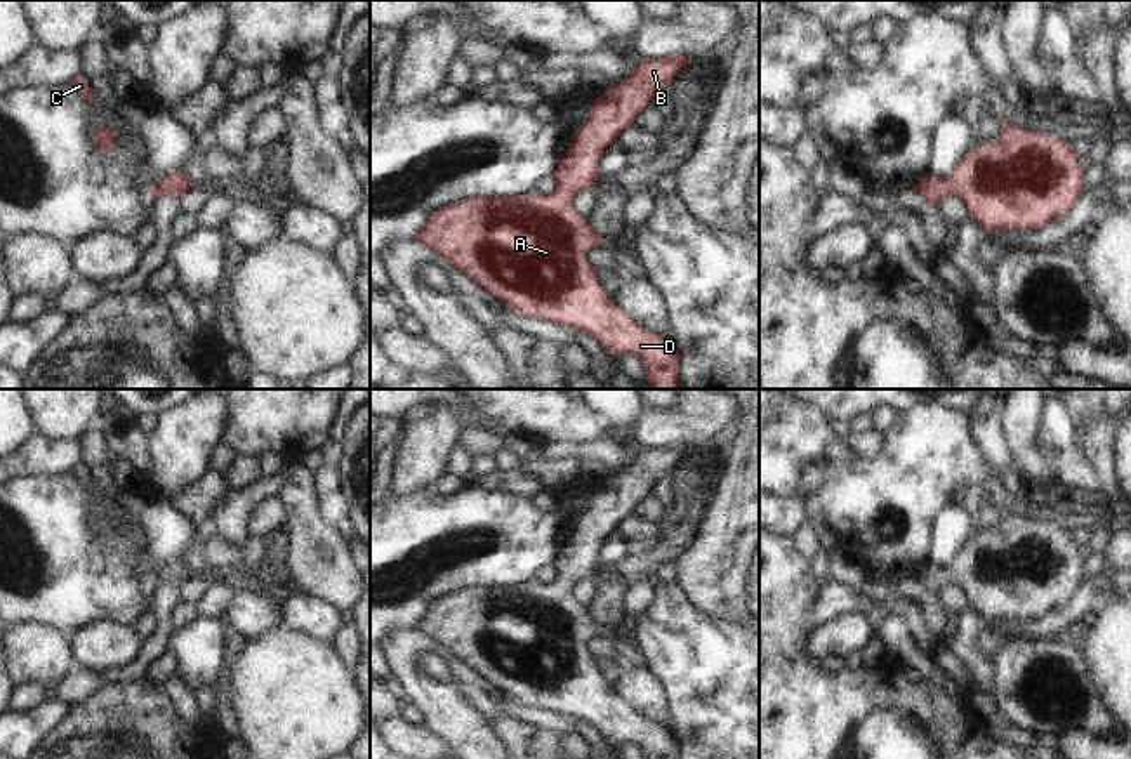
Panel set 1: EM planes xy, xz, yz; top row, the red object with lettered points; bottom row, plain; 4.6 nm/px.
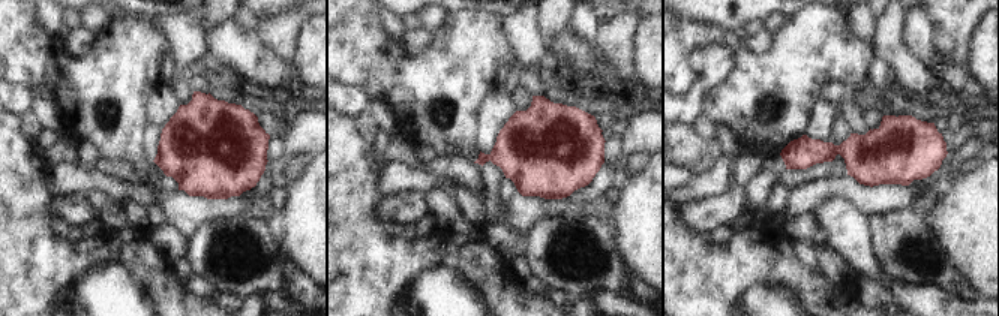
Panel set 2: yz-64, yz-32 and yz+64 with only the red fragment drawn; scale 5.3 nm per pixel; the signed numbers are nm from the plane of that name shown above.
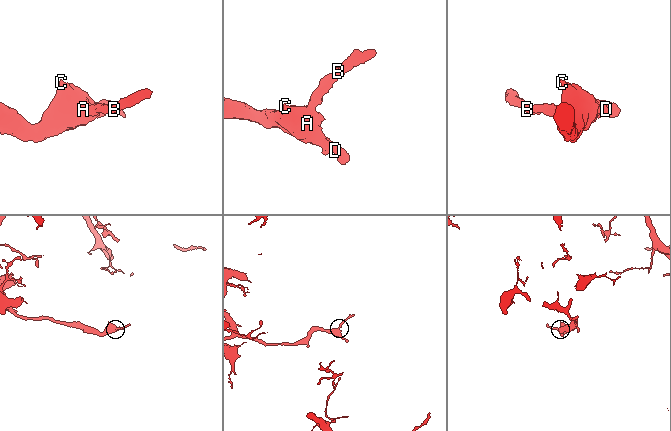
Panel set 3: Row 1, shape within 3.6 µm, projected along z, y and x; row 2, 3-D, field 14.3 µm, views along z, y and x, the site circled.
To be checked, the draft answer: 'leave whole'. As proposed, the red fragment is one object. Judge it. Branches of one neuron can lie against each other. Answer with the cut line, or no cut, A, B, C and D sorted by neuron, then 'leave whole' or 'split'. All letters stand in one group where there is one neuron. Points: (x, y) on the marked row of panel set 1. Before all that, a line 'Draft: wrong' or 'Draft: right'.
Draft: right
no cut; A B C D; leave whole

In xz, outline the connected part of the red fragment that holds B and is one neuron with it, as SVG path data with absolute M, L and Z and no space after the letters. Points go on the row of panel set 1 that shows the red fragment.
M683 54L643 59L632 68L629 78L606 85L603 96L589 106L587 120L561 156L554 170L552 193L459 200L434 210L417 236L420 245L440 254L504 306L528 318L556 321L584 332L596 339L612 358L632 353L645 365L653 389L679 389L679 354L669 339L634 323L599 287L596 267L585 261L585 252L606 240L577 214L573 200L582 189L596 184L598 160L603 151L634 123L636 115L651 102L653 94L669 85L690 61L691 56Z

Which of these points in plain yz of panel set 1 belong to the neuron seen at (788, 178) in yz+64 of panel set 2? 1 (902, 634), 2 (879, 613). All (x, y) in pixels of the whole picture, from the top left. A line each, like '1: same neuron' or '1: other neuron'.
1: other neuron
2: same neuron

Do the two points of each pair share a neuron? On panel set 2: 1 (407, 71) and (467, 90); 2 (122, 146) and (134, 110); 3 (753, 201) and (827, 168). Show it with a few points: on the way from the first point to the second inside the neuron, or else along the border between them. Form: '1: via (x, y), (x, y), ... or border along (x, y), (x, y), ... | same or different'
1: via (422, 86), (426, 90), (452, 90) | same
2: via (122, 137), (122, 122), (125, 119) | same
3: via (770, 181), (807, 175) | same

